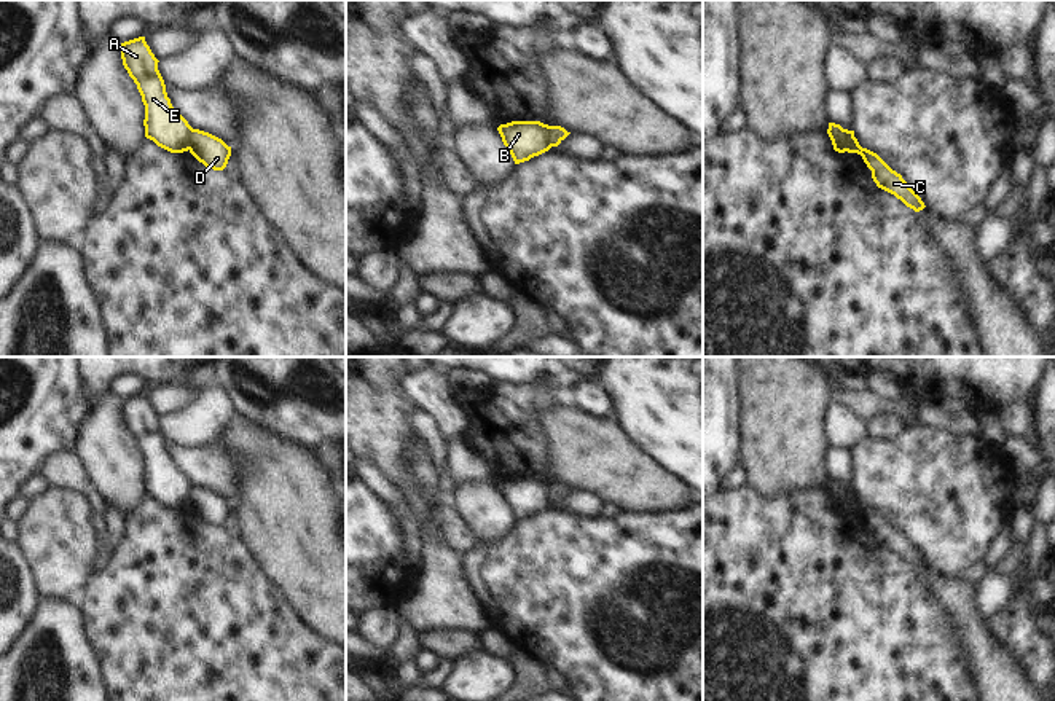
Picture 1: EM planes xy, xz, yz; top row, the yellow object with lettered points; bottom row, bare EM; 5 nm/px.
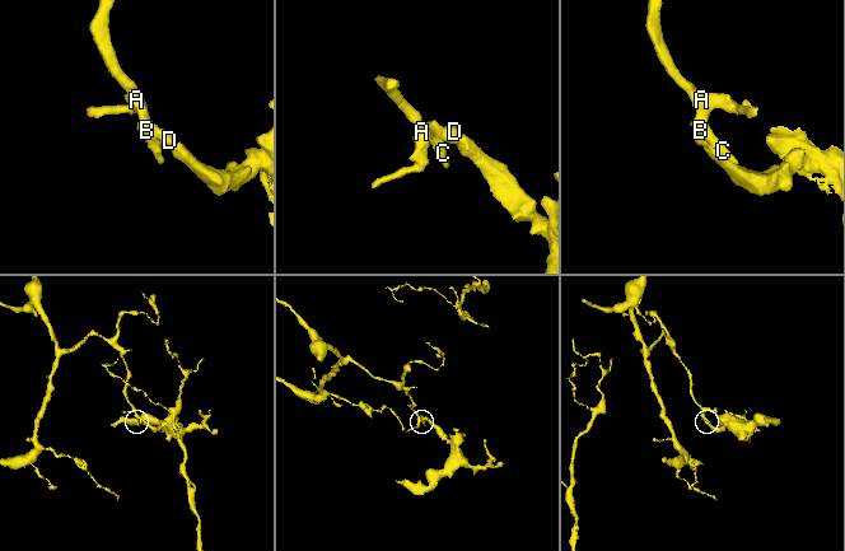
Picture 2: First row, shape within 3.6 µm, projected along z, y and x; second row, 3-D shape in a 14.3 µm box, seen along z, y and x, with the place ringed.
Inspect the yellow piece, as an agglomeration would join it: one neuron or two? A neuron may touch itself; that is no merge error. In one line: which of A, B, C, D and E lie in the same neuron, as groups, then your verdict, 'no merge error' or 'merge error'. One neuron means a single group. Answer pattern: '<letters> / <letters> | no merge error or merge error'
A B C E / D | merge error

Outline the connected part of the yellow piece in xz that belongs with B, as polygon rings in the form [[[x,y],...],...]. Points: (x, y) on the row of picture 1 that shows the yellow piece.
[[[512,121],[497,127],[515,164],[529,161],[550,150],[548,124],[540,121]]]

